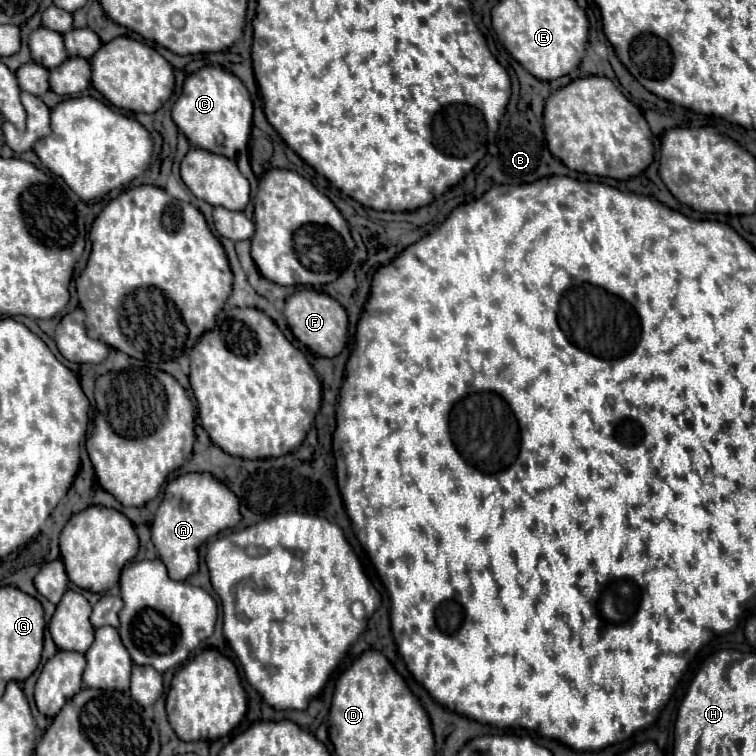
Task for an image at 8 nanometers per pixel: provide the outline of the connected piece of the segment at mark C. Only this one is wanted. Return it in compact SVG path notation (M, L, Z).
M206 65L186 77L184 91L172 107L172 119L194 147L238 161L248 151L252 129L252 101L244 83L230 71Z

